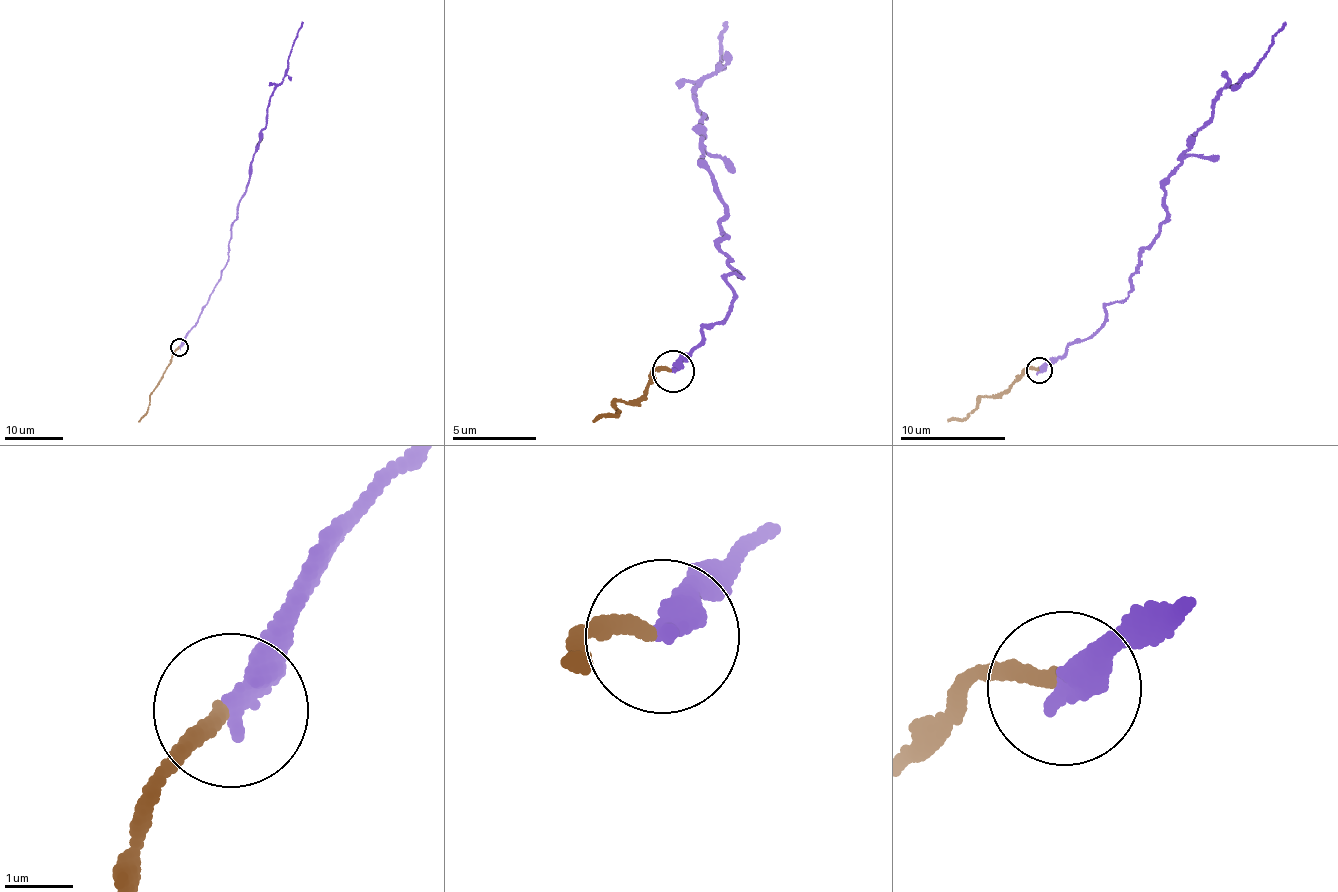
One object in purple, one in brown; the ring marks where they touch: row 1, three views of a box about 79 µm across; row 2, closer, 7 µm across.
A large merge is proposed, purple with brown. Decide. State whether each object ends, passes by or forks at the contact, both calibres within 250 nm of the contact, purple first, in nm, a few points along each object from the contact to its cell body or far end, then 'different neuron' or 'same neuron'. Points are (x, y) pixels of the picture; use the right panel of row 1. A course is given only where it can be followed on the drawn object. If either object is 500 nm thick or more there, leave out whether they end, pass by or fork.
purple ends | brown ends | 360/220 nm | purple via (1039, 371), (1128, 297), (1138, 251), (1167, 215), (1165, 178), (1216, 95), (1256, 69), (1284, 21) | brown via (1038, 370), (1023, 369), (1022, 377), (1008, 389), (979, 398), (972, 413), (947, 421) | same neuron

